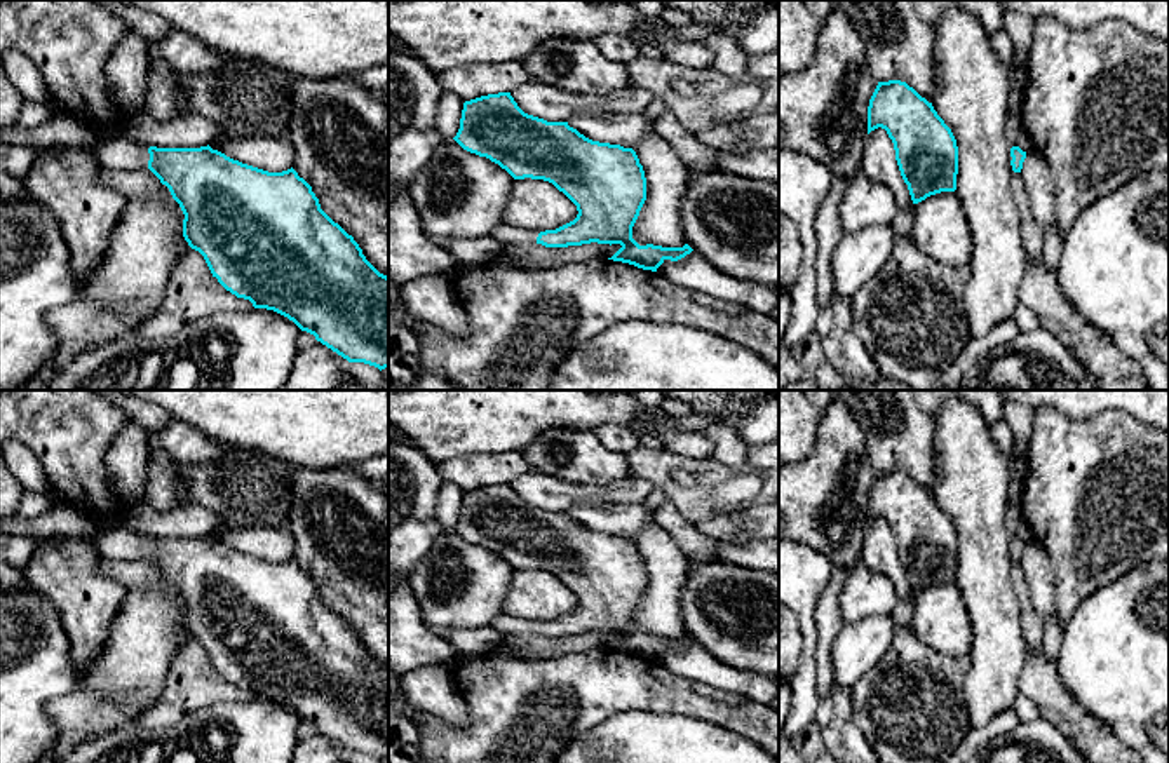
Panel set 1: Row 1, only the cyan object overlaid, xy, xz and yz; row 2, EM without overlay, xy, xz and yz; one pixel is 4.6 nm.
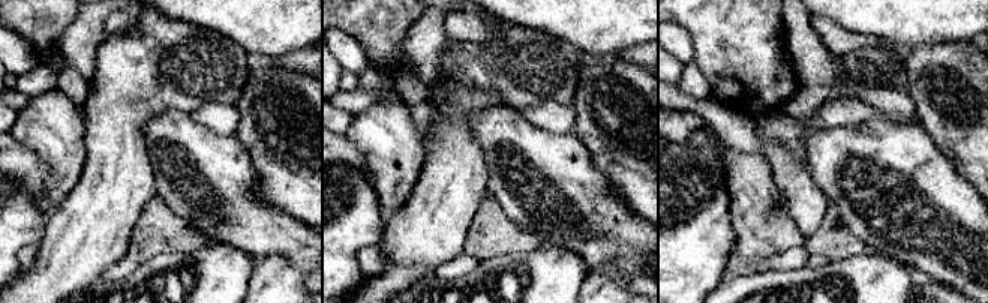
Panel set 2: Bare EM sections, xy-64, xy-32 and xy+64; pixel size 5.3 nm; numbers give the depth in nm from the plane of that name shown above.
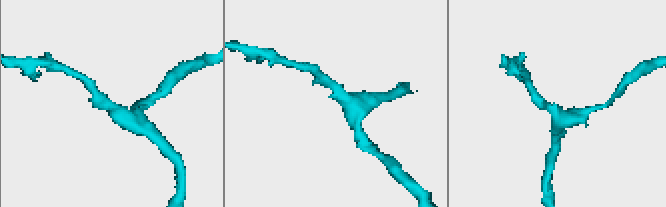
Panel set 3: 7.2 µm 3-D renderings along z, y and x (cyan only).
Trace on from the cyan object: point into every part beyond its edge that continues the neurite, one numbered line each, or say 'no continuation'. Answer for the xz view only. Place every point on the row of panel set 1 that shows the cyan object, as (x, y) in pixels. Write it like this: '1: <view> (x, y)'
1: xz (509, 236)

